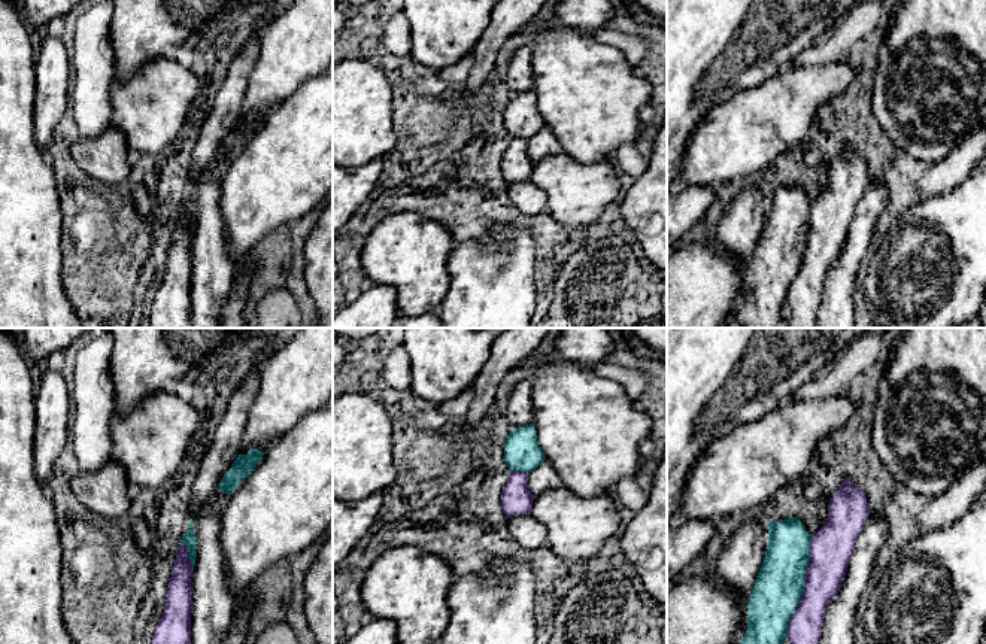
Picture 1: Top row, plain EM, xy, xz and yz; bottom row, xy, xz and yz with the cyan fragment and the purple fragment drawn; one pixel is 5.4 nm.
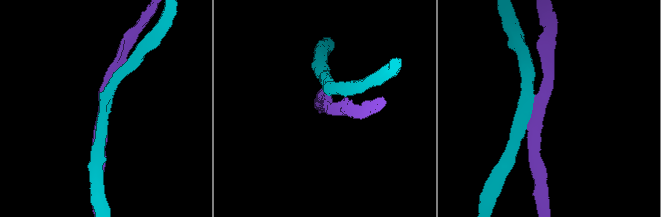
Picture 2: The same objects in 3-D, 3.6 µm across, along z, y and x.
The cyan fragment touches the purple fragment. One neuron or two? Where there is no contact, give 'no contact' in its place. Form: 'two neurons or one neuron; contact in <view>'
two neurons; contact in yz

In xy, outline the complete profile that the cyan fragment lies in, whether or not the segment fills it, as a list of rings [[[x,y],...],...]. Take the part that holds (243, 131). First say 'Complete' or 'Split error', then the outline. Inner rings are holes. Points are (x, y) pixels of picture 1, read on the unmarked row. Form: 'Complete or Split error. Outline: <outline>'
Complete. Outline: [[[251,115],[246,121],[237,121],[231,134],[224,140],[219,157],[231,161],[236,154],[257,134],[263,127],[264,118]]]

